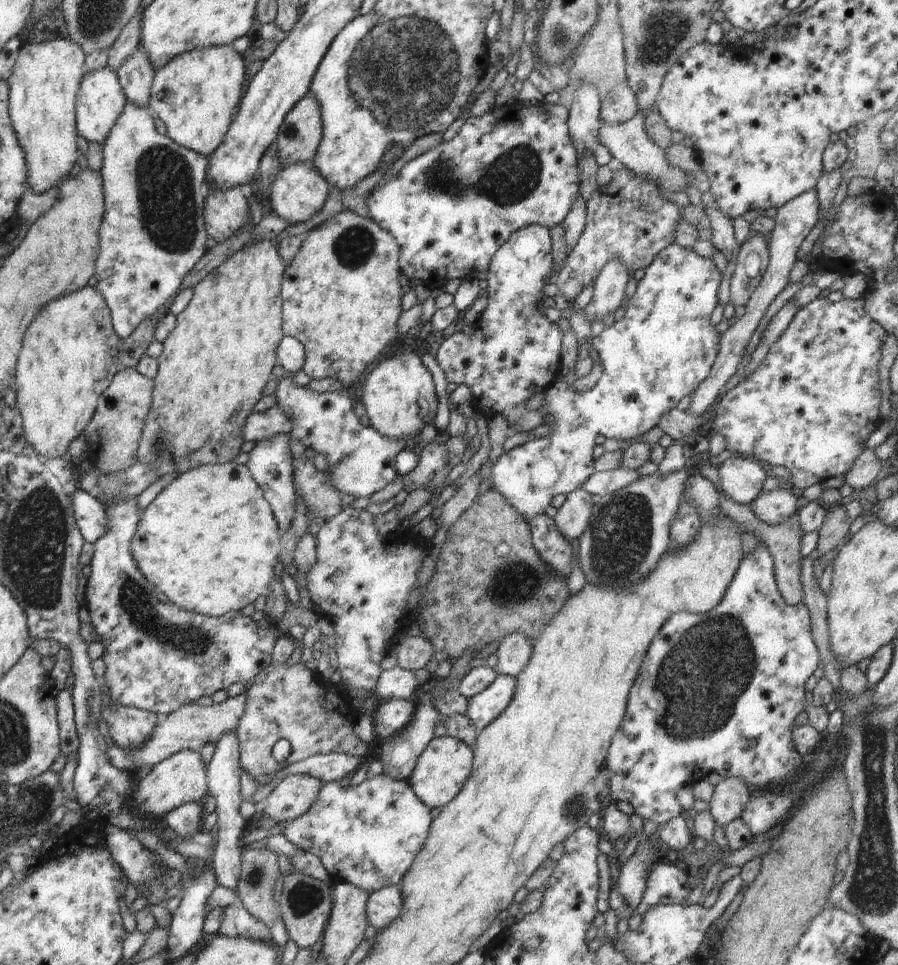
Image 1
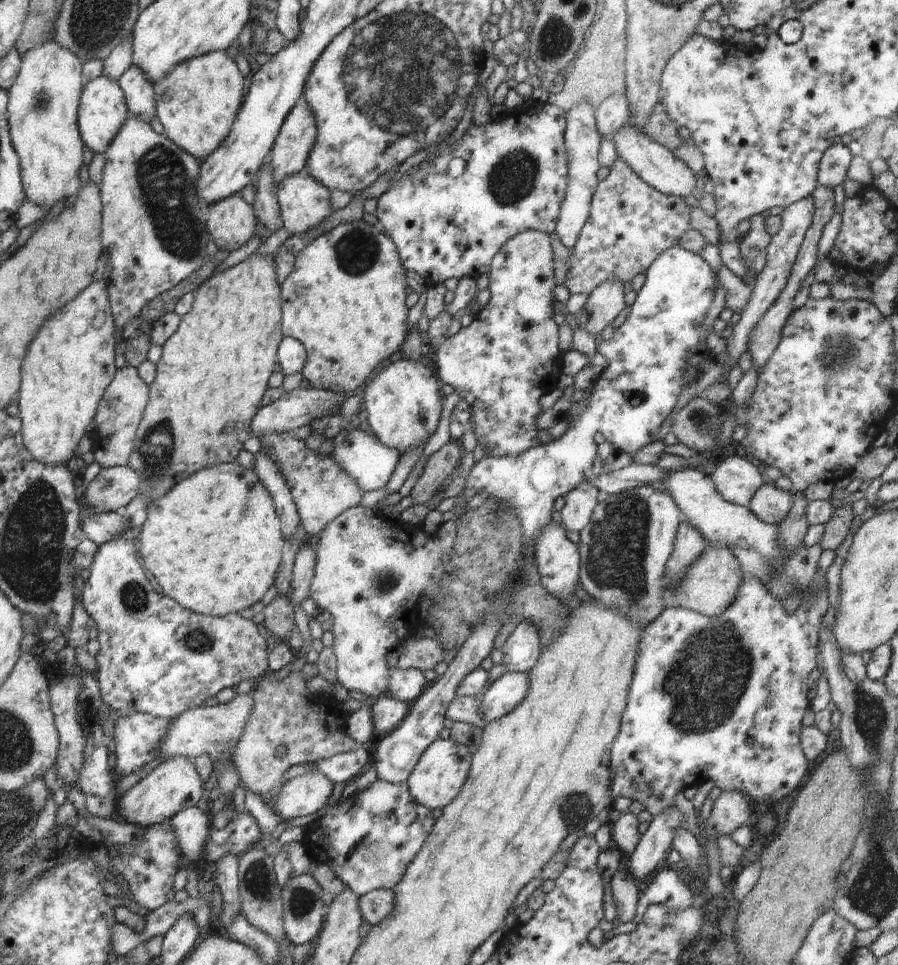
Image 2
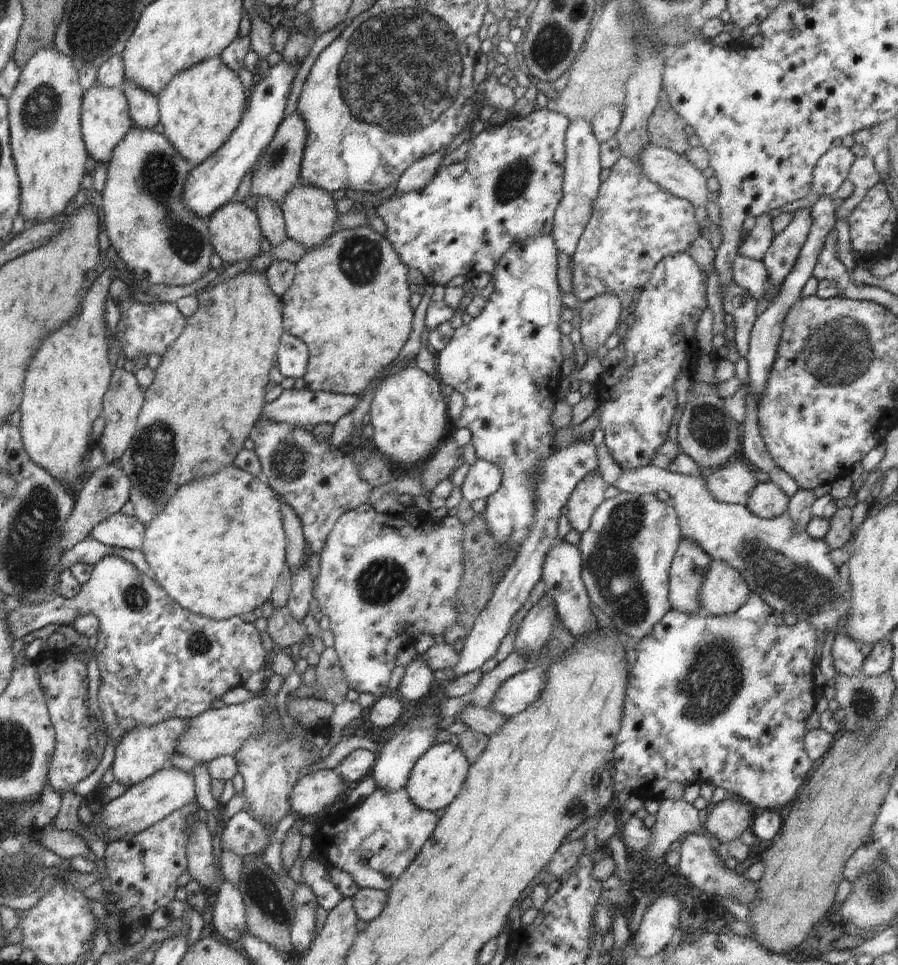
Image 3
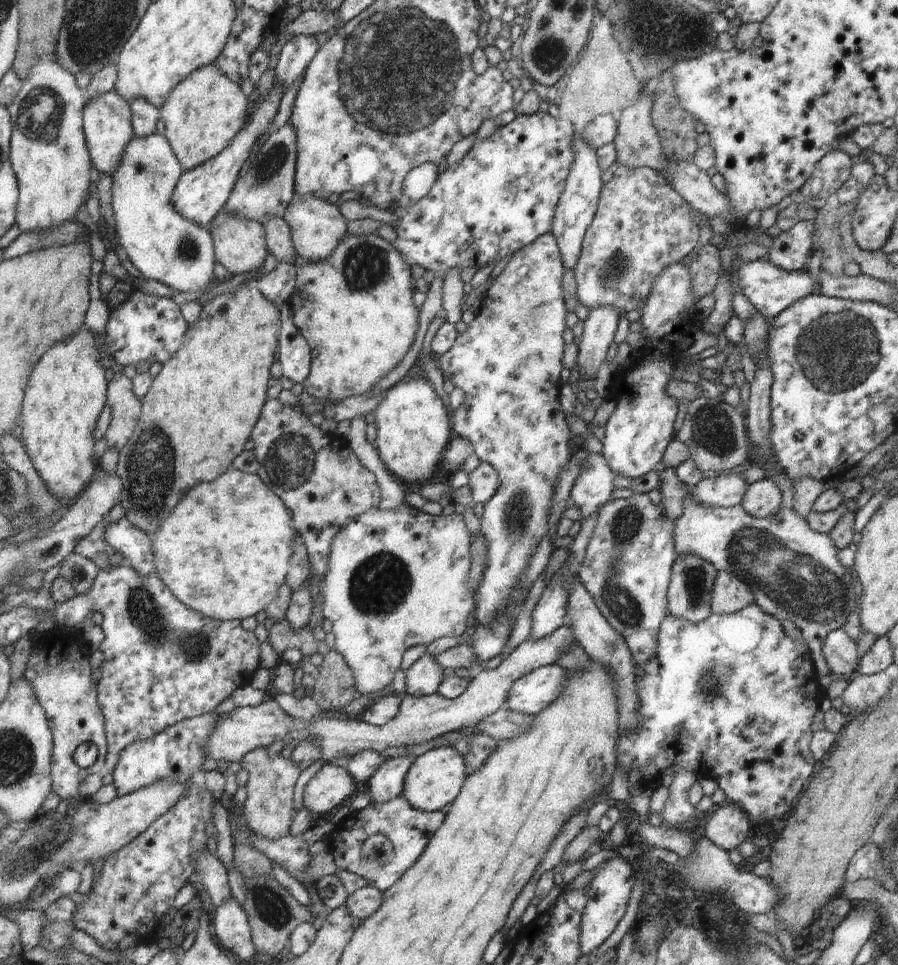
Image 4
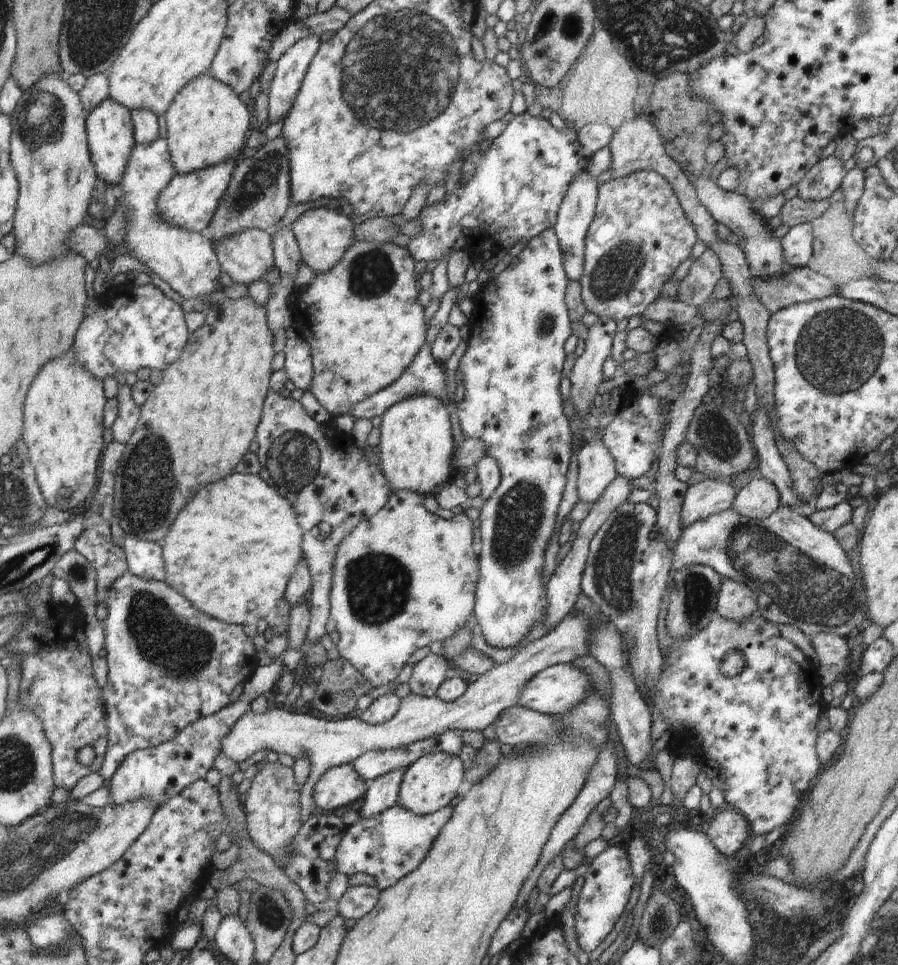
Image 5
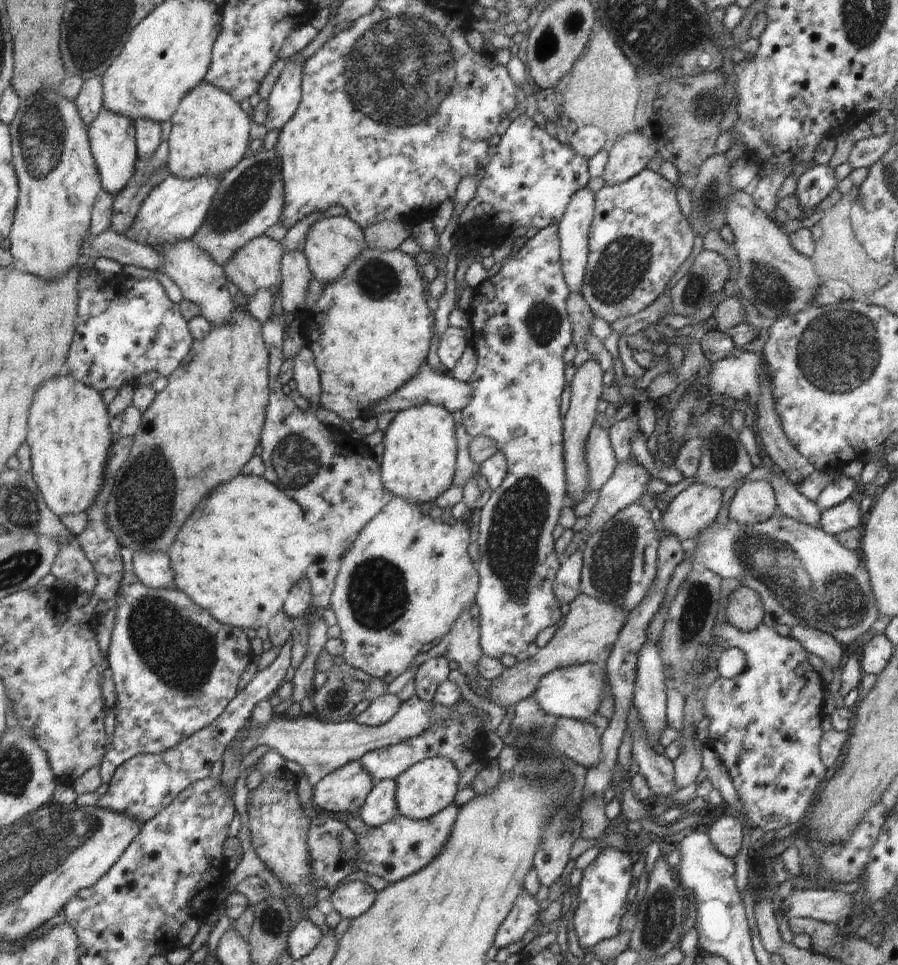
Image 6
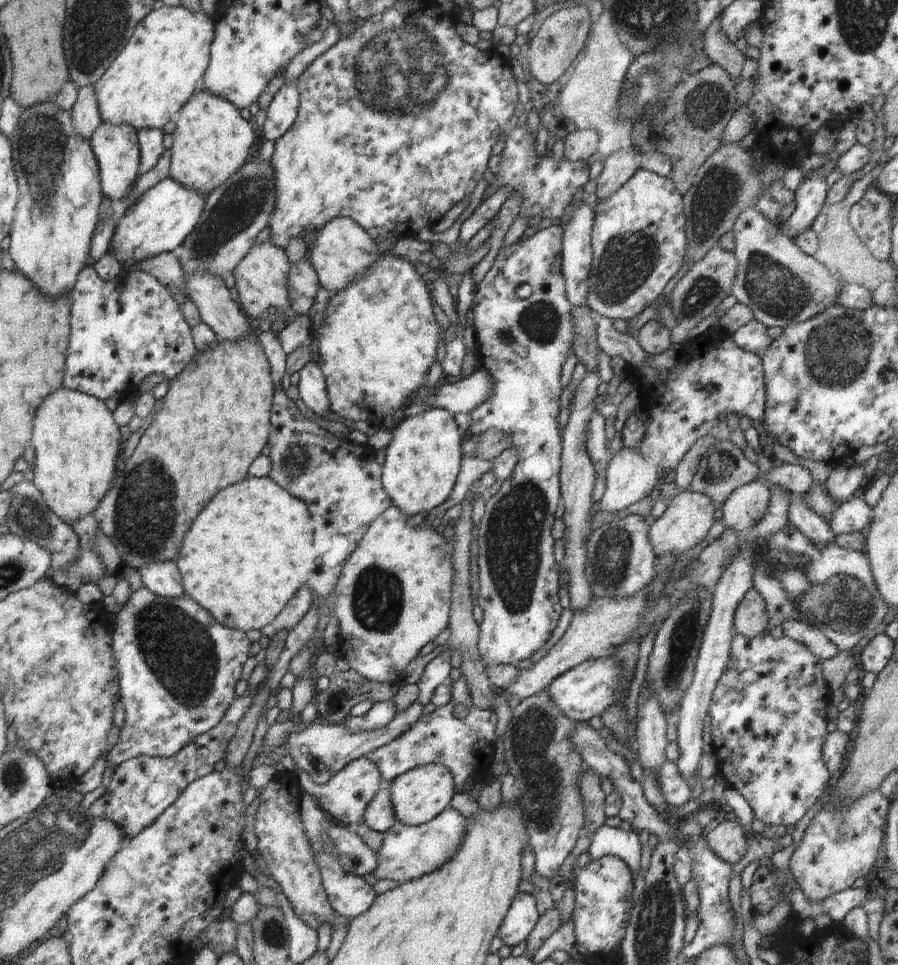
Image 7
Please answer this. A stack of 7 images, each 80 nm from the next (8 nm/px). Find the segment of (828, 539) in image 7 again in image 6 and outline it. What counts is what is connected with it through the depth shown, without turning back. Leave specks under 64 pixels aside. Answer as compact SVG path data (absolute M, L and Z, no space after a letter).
M786 475L776 476L771 485L775 492L777 508L782 514L799 523L821 529L821 510L818 505L800 494L796 490L795 484L790 482Z

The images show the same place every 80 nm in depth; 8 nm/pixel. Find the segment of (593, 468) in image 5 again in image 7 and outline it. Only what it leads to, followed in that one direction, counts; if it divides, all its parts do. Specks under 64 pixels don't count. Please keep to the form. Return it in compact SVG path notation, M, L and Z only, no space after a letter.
M594 411L591 414L586 439L588 456L592 461L597 476L600 475L601 477L605 476L609 460L613 456L606 444L605 419L598 411Z

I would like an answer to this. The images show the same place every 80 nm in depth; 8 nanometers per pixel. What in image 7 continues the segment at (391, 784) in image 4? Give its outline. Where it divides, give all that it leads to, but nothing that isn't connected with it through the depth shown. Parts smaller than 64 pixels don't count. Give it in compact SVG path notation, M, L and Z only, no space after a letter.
M388 782L382 784L381 791L368 805L364 813L364 822L368 824L368 828L376 832L382 832L382 834L397 823L395 812L390 802L390 785L391 783Z

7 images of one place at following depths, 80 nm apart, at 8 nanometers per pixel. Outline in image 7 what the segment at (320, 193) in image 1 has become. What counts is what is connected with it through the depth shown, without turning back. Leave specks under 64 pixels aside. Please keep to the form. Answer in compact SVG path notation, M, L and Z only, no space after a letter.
M348 217L332 219L319 232L312 248L308 250L306 259L317 274L319 283L331 294L343 291L355 278L367 274L382 252L377 242L357 223Z

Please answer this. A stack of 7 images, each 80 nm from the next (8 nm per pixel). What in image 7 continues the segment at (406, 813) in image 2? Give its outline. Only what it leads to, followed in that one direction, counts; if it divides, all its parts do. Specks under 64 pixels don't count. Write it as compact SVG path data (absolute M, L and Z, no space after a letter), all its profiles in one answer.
M451 808L441 812L430 822L421 825L405 825L397 821L390 830L383 834L383 844L377 853L379 868L376 868L372 874L380 879L405 883L430 874L432 870L438 870L444 858L448 860L460 850L464 842L465 822L465 817Z

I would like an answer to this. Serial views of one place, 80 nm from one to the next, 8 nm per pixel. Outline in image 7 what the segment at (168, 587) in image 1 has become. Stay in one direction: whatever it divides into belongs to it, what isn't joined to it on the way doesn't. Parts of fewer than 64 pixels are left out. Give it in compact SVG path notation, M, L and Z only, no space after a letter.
M252 477L242 480L240 484L234 484L230 488L224 488L218 492L208 506L200 512L192 528L188 530L184 544L178 552L176 566L180 570L181 583L186 592L186 596L195 600L203 609L206 609L221 625L233 629L248 632L249 630L260 630L262 627L269 625L284 610L288 601L296 594L300 587L306 585L308 577L316 570L320 563L316 552L316 545L313 543L313 524L312 517L309 515L308 507L303 500L292 496L287 490L284 490L279 484L276 484L270 477Z

